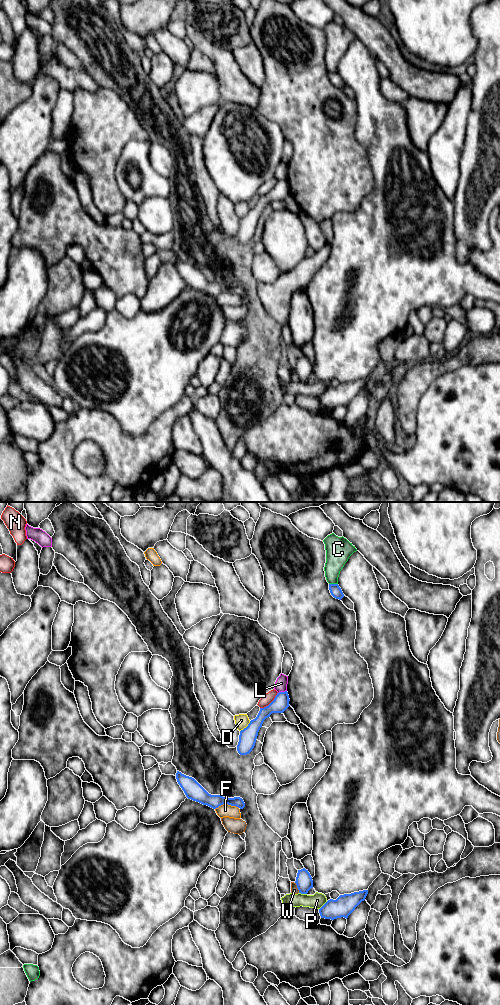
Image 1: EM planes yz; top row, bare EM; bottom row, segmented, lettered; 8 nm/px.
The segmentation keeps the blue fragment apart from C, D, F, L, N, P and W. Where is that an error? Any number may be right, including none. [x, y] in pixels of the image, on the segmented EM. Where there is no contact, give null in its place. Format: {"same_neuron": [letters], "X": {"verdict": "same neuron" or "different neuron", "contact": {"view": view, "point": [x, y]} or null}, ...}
{"same_neuron": [], "C": {"verdict": "different neuron", "contact": {"view": "yz", "point": [333, 584]}}, "D": {"verdict": "different neuron", "contact": {"view": "yz", "point": [246, 727]}}, "F": {"verdict": "different neuron", "contact": {"view": "yz", "point": [226, 803]}}, "L": {"verdict": "different neuron", "contact": {"view": "yz", "point": [282, 692]}}, "N": {"verdict": "different neuron", "contact": {"view": "yz", "point": [271, 702]}}, "P": {"verdict": "different neuron", "contact": {"view": "yz", "point": [323, 905]}}, "W": {"verdict": "different neuron", "contact": {"view": "yz", "point": [297, 887]}}}

